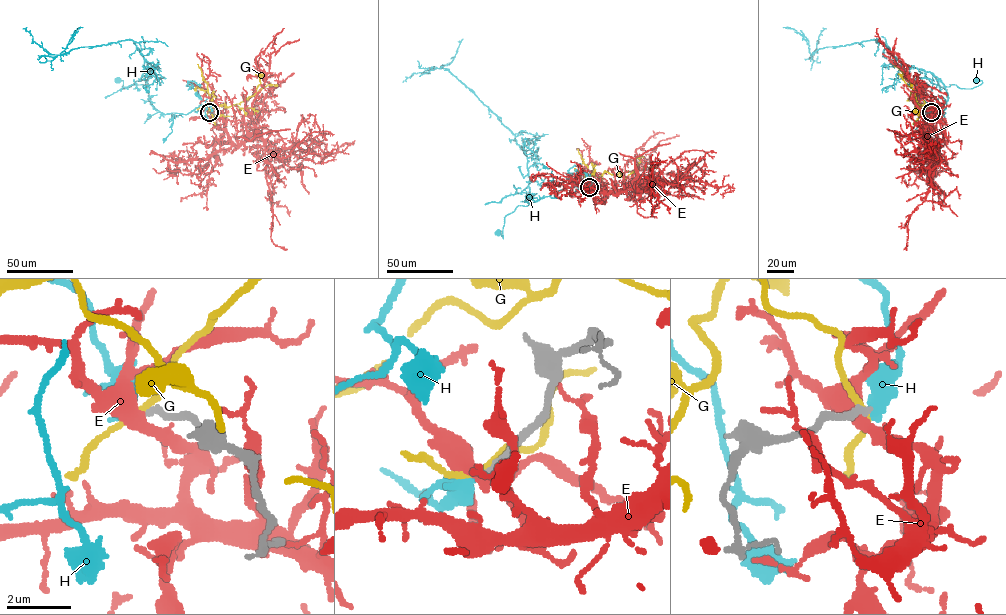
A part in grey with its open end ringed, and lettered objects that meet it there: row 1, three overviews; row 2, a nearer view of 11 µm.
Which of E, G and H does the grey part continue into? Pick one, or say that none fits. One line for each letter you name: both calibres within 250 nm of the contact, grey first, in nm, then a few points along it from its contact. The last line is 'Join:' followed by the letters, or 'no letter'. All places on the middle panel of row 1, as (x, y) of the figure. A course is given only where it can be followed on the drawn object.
H: 200 nm thick on the grey side, 500 nm on the other; it runs (589, 186), (559, 190), (530, 203), (527, 195), (528, 204), (518, 205), (505, 216), (503, 238), (497, 231)
Join: H

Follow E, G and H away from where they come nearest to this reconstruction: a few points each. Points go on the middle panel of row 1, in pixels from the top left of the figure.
E: (589, 186), (602, 185), (616, 194), (638, 177), (648, 191), (652, 180), (651, 163), (667, 159)
G: (589, 186), (605, 171), (616, 174), (635, 170), (643, 154)
H: (589, 186), (559, 190), (530, 203), (527, 195), (528, 204), (518, 205), (505, 216), (503, 238), (497, 231)

